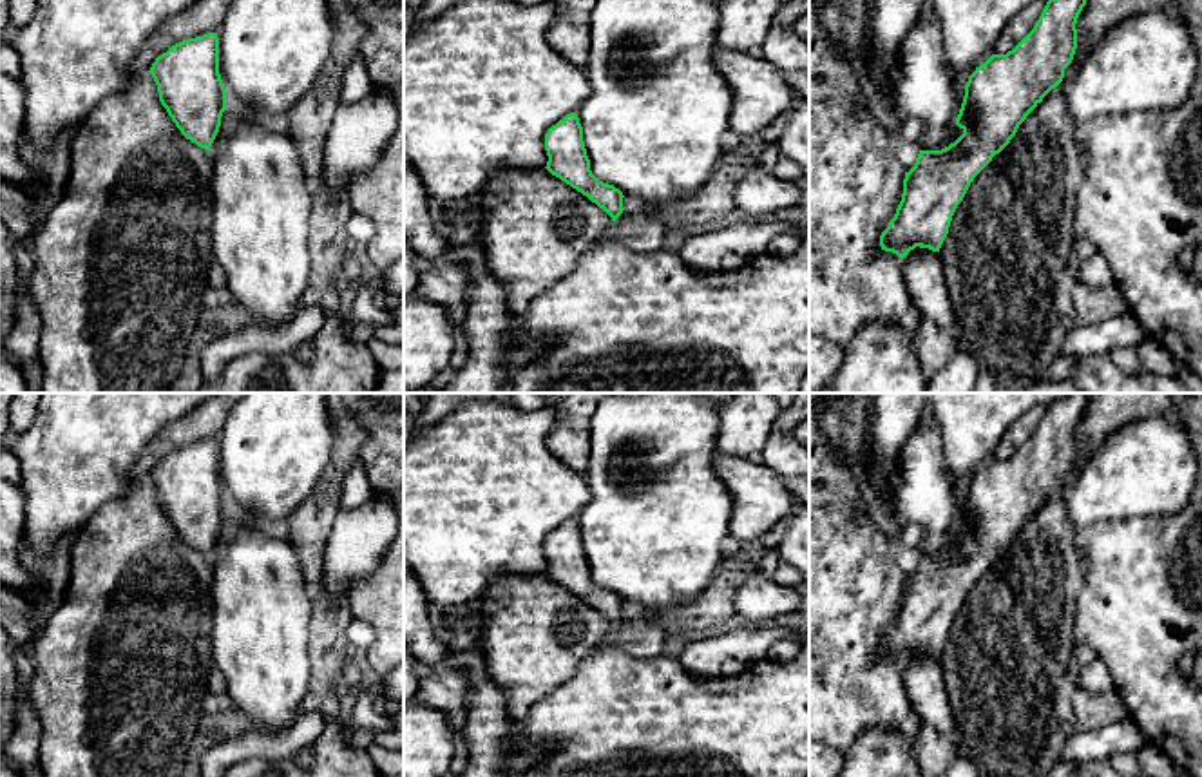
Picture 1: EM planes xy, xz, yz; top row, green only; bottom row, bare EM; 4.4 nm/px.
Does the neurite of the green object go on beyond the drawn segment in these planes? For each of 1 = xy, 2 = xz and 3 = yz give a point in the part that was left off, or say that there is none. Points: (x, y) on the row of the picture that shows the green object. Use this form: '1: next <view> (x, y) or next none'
1: next none
2: next none
3: next none

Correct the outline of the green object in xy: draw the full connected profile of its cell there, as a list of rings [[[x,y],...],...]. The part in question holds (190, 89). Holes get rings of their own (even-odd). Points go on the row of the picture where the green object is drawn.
[[[217,33],[172,45],[156,58],[148,72],[157,85],[161,105],[181,134],[208,150],[226,110]]]

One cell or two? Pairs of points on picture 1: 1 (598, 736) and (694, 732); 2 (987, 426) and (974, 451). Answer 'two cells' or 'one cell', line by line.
1: one cell
2: one cell

